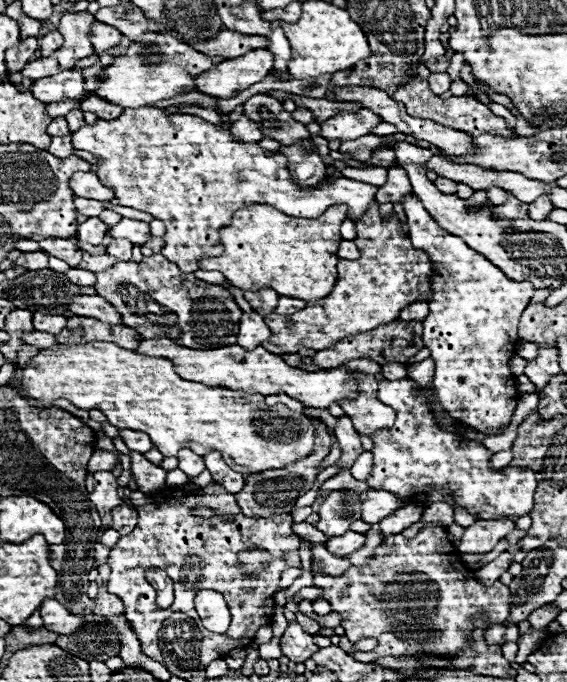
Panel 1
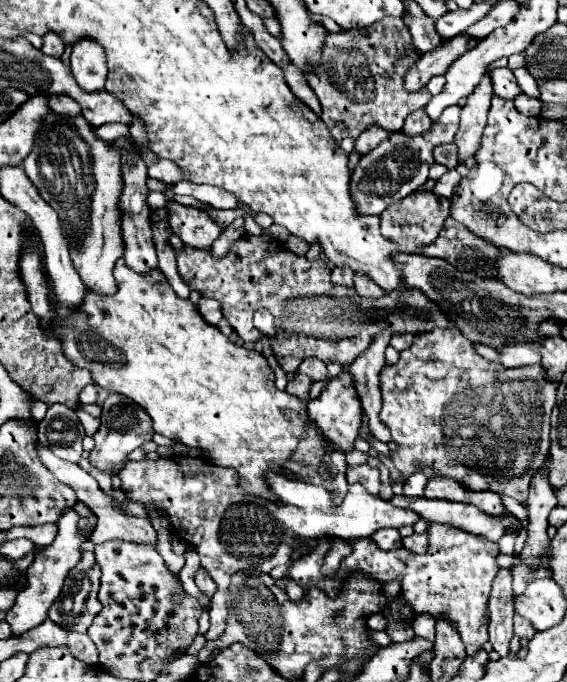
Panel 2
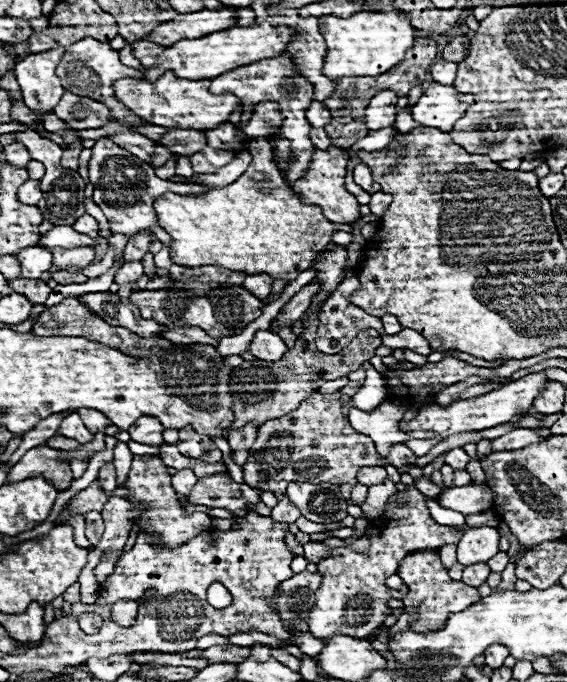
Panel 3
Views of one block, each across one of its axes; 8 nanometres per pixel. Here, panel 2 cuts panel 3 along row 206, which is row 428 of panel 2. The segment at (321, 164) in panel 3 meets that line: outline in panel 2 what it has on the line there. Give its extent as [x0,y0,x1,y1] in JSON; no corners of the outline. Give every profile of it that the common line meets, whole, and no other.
[308,370,362,452]

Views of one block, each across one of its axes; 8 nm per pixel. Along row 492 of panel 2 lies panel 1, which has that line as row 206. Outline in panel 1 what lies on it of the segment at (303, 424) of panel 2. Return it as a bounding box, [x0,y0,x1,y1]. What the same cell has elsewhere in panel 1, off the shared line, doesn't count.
[200,204,346,300]

